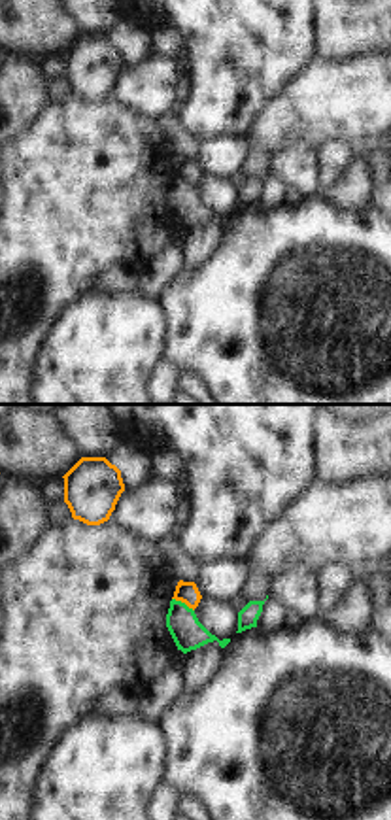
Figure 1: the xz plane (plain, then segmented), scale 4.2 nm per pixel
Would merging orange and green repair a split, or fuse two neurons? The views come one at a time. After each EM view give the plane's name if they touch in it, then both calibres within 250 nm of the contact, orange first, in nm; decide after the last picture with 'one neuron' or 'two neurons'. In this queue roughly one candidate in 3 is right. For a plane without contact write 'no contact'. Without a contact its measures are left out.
meets orange in xz; 90 nm thick on the orange side, 140 nm on the other

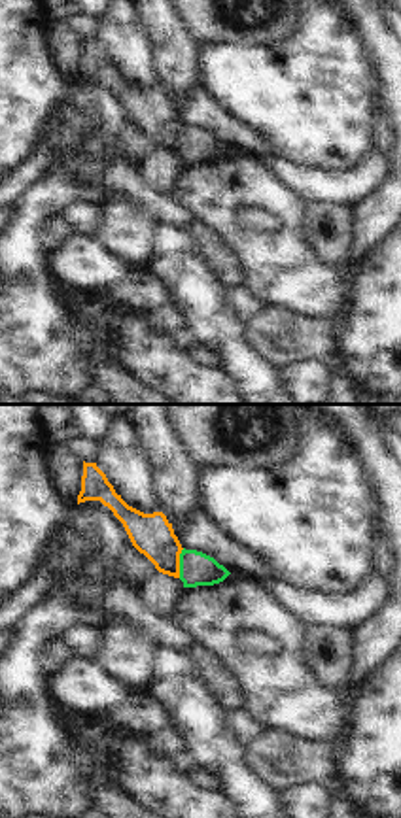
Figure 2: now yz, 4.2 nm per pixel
meets orange in yz; 180 nm thick on the orange side, 140 nm on the other

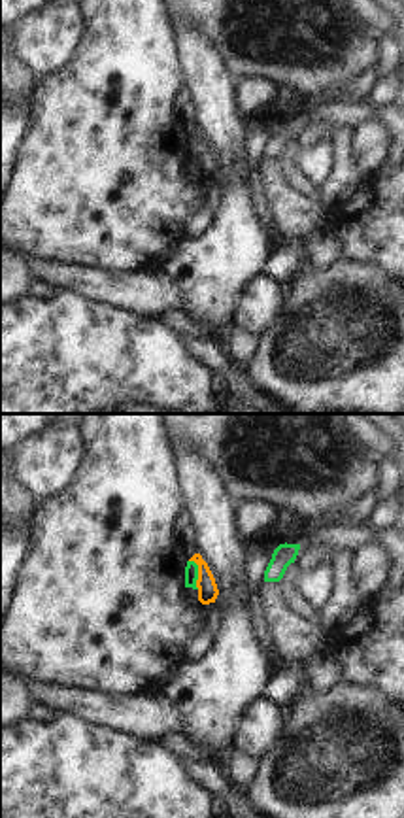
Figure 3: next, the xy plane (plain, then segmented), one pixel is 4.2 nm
meets orange in xy; 90 nm thick on the orange side, 60 nm on the other

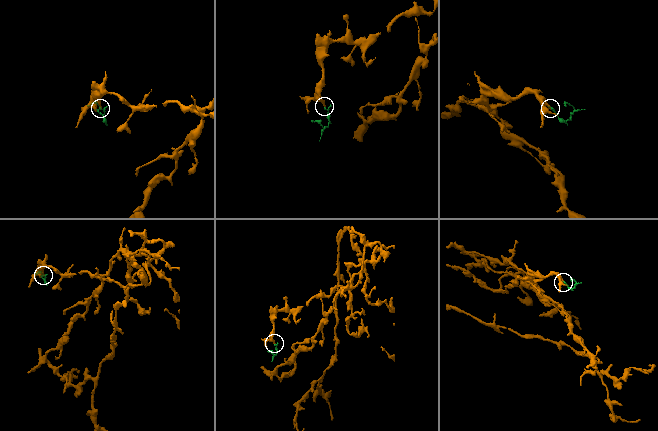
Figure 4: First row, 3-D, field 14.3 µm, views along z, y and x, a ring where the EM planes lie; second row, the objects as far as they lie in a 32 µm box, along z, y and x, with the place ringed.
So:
two neurons

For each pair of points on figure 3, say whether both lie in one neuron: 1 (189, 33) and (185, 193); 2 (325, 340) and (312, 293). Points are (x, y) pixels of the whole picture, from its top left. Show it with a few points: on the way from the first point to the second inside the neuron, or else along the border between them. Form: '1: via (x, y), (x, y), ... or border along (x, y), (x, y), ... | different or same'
1: border along (172, 42), (182, 85) | different
2: via (325, 329), (325, 316), (316, 305) | same

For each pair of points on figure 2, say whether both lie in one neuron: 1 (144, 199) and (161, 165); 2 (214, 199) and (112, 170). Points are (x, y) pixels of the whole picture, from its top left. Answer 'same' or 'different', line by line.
1: different
2: different

